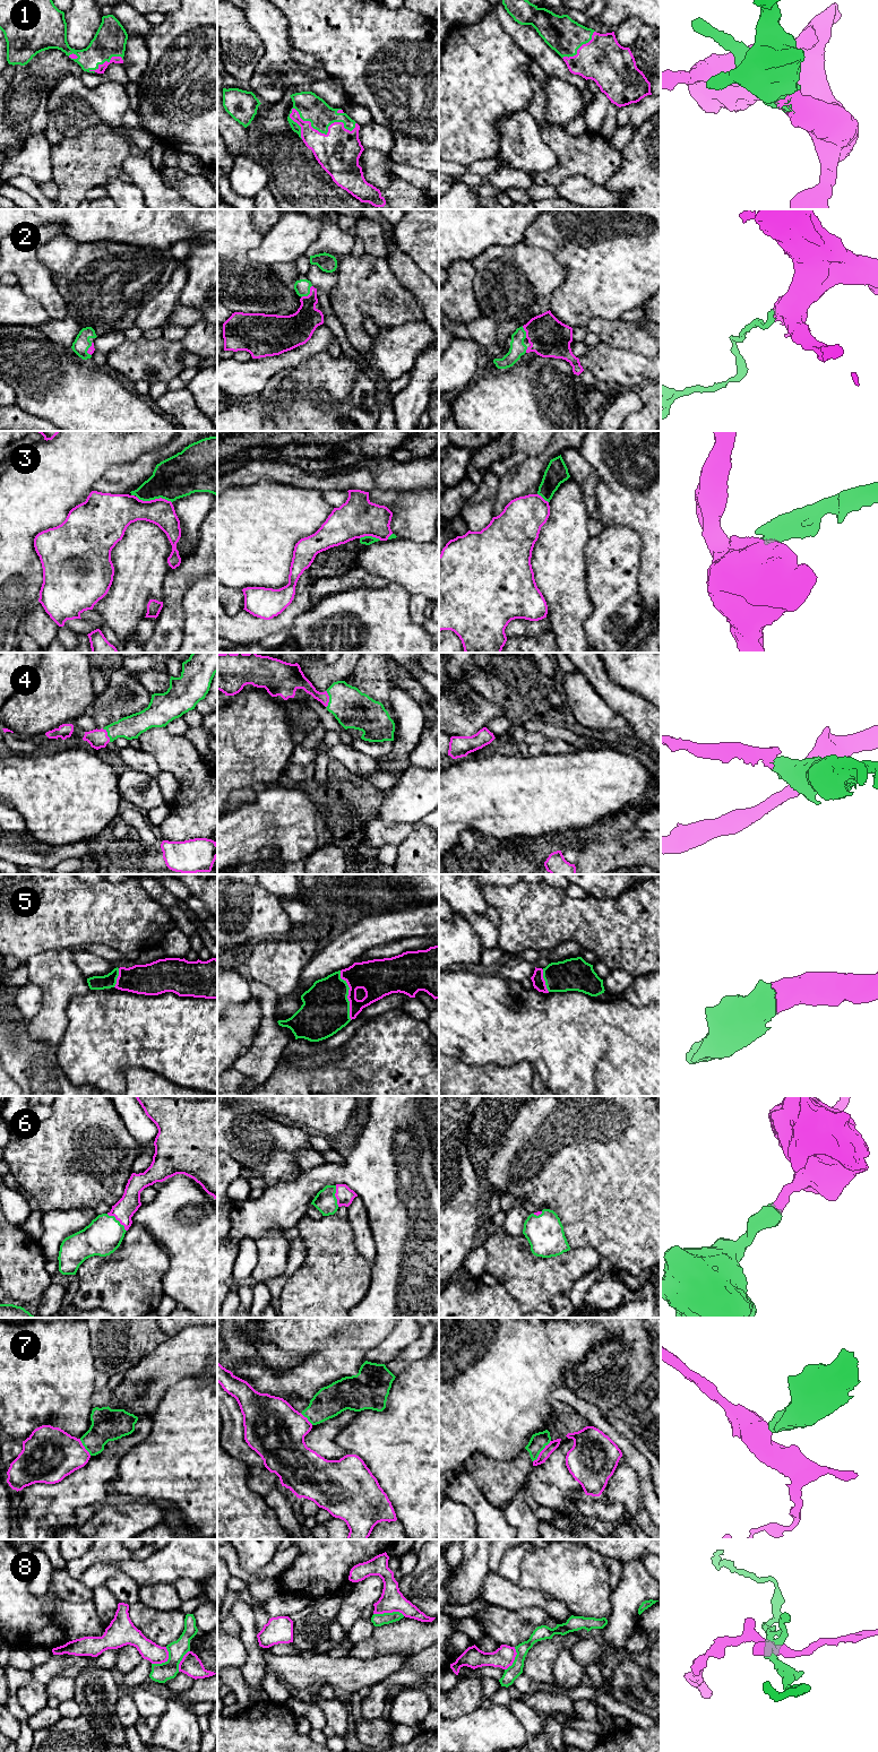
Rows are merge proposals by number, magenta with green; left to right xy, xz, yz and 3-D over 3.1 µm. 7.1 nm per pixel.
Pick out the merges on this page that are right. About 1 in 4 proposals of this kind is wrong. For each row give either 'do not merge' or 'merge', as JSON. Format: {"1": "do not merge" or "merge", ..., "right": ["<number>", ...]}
{"1": "merge", "2": "merge", "3": "do not merge", "4": "merge", "5": "merge", "6": "merge", "7": "do not merge", "8": "do not merge", "right": ["1", "2", "4", "5", "6"]}

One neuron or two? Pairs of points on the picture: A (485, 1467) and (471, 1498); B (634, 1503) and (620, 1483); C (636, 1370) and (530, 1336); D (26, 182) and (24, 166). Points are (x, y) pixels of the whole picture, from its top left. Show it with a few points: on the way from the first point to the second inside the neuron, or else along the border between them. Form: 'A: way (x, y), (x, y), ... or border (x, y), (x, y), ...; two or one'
A: border (462, 1466), (493, 1504); two
B: way (631, 1499), (623, 1487); one
C: border (611, 1341), (595, 1345), (566, 1370); two
D: border (11, 175), (27, 175), (37, 184); two

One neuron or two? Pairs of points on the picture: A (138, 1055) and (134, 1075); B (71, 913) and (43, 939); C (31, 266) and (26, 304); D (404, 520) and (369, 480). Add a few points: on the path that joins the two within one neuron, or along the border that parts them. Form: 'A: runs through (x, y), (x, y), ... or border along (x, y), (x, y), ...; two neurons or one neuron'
A: border along (122, 1072), (131, 1067), (143, 1067), (161, 1076); two neurons
B: runs through (65, 917), (50, 932); one neuron
C: border along (17, 285), (26, 294), (36, 299), (48, 312); two neurons
D: border along (368, 491), (385, 489), (396, 492); two neurons

